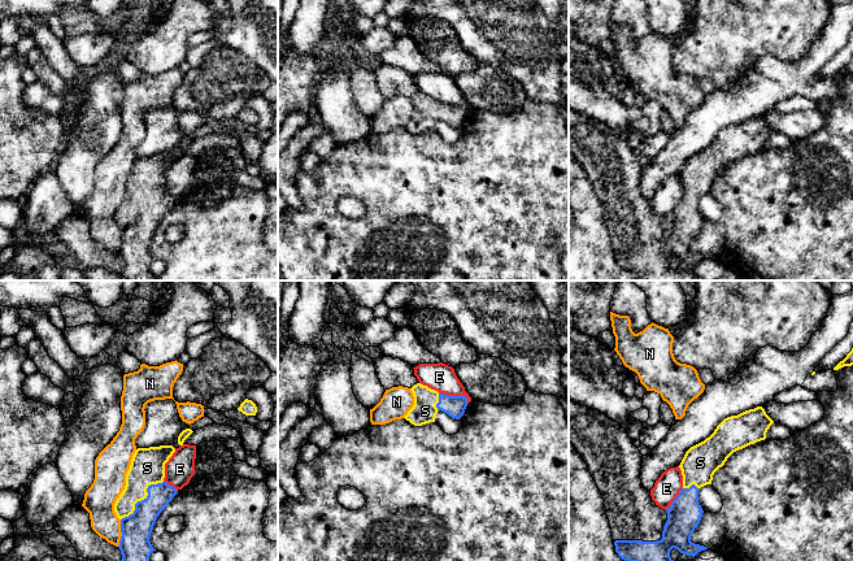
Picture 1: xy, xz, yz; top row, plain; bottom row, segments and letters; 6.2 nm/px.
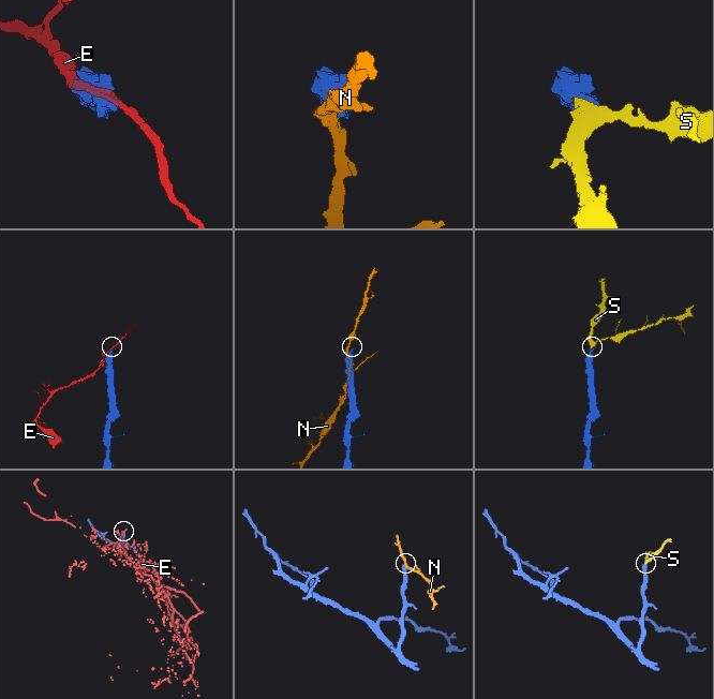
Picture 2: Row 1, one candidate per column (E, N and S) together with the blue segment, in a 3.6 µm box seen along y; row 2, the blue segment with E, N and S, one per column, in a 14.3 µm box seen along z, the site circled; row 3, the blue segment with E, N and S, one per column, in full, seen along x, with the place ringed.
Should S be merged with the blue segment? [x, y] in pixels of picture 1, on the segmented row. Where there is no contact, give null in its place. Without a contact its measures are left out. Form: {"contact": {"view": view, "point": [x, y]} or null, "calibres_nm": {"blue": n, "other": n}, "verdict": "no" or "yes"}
{"contact": {"view": "xy", "point": [142, 500]}, "calibres_nm": {"blue": 180, "other": 220}, "verdict": "yes"}

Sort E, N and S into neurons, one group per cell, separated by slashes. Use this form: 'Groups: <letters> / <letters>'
Groups: E / N / S

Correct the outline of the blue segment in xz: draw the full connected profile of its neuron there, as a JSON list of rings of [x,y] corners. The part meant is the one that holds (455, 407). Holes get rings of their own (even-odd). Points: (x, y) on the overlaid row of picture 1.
[[[421,383],[414,384],[410,390],[414,396],[414,405],[404,418],[414,426],[435,422],[439,410],[460,419],[467,406],[466,396],[444,395]]]

